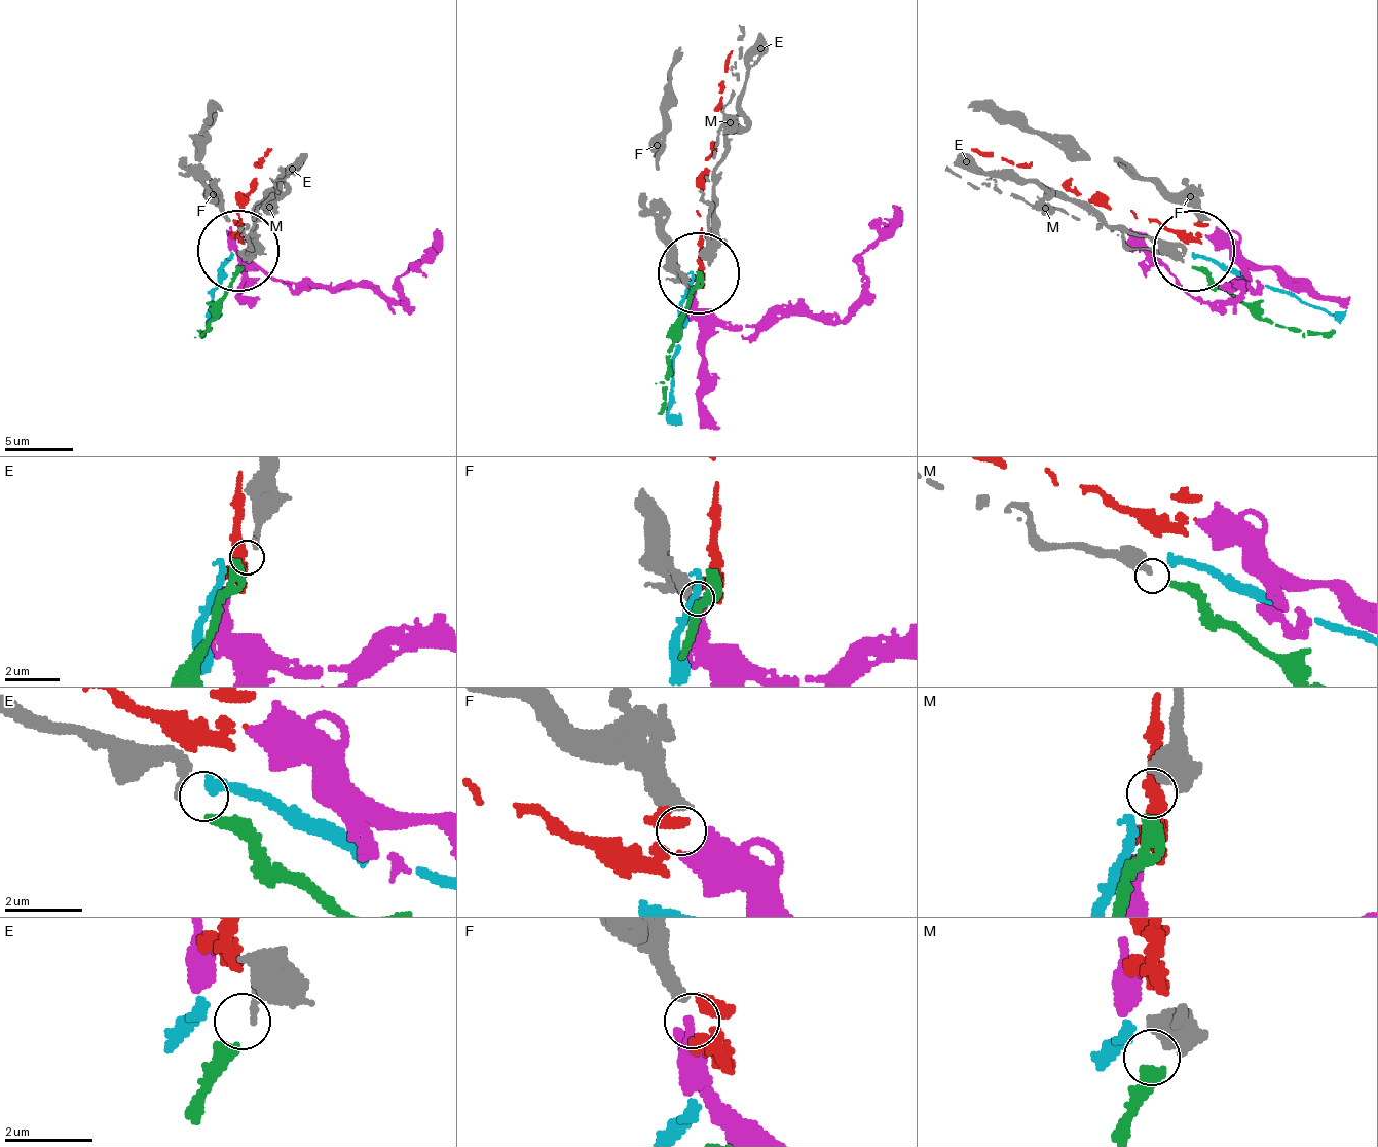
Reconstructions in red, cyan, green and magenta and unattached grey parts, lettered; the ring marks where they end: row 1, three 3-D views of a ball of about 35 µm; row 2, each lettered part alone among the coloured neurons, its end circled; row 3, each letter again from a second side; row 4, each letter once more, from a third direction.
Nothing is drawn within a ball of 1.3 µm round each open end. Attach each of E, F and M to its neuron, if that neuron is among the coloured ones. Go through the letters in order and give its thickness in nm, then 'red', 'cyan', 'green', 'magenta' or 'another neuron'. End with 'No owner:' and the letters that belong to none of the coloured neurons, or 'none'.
E: calibre 280 nm; another neuron
F: calibre 400 nm; magenta
M: calibre 750 nm; green
No owner: E

